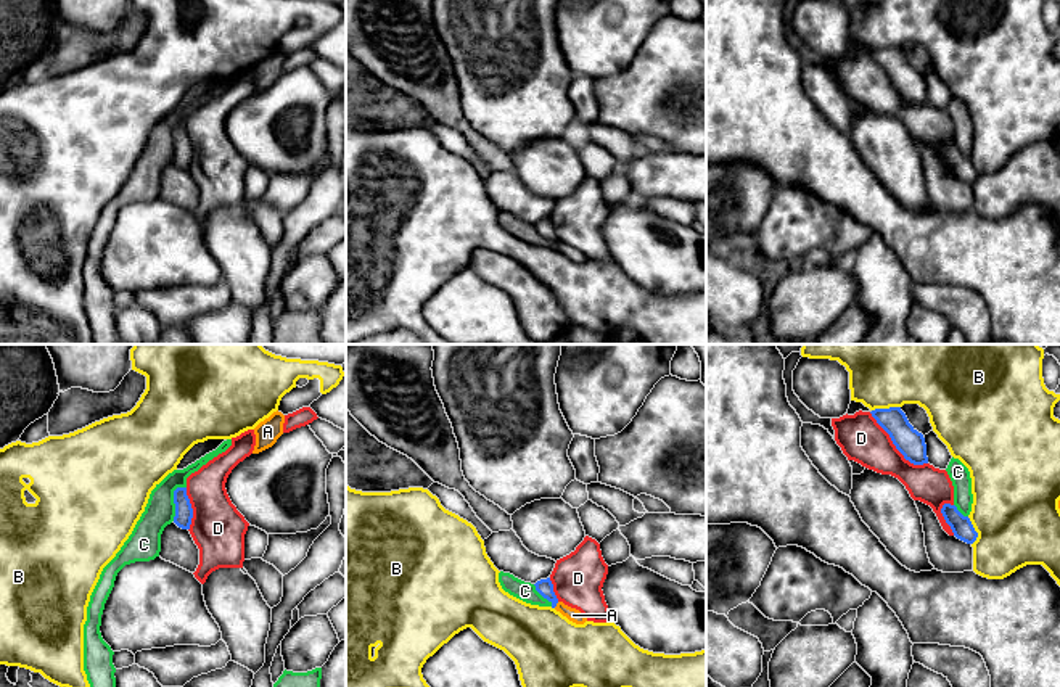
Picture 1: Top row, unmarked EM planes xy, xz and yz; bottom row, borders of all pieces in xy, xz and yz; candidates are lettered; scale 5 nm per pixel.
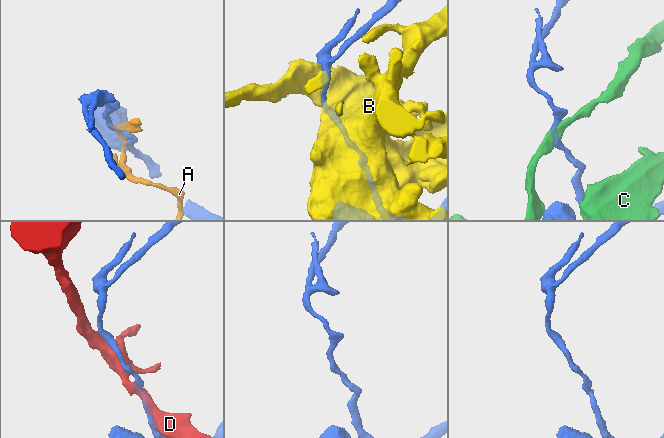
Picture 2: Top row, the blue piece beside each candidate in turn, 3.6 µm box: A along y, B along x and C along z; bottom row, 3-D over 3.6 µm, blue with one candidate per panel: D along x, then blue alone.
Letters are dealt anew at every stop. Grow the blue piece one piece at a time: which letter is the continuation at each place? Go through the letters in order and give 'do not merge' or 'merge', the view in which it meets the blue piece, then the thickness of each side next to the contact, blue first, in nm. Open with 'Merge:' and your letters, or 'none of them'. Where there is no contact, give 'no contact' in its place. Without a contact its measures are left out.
Merge: C
A: do not merge | xz | 80/70 nm
B: do not merge | yz | 140/440 nm
C: merge | xy | 90/160 nm
D: do not merge | yz | 140/220 nm

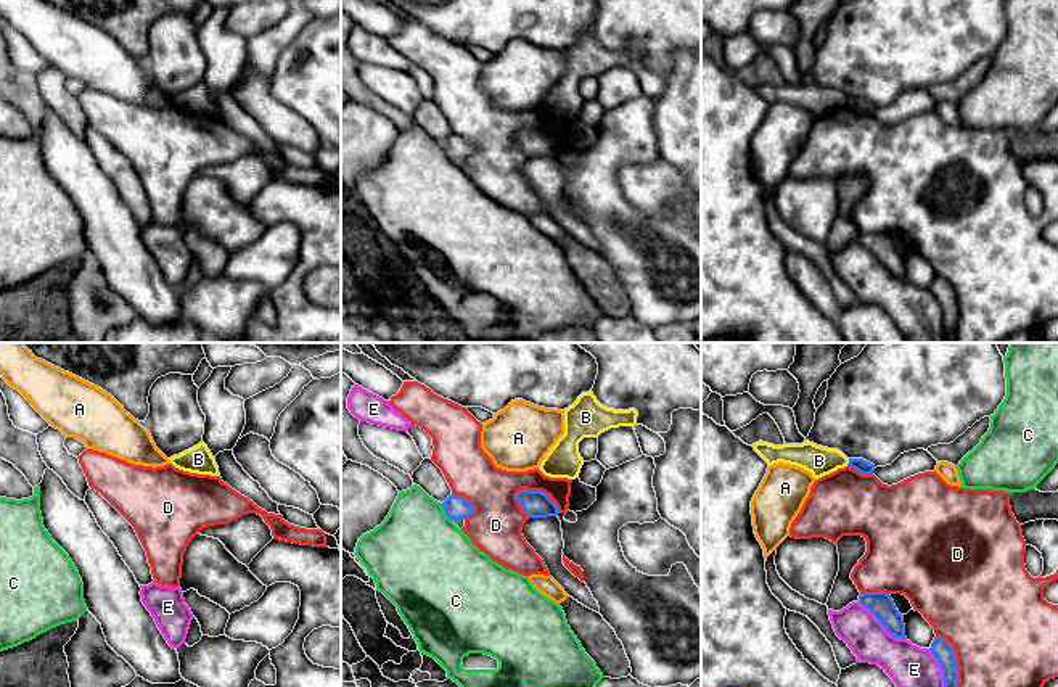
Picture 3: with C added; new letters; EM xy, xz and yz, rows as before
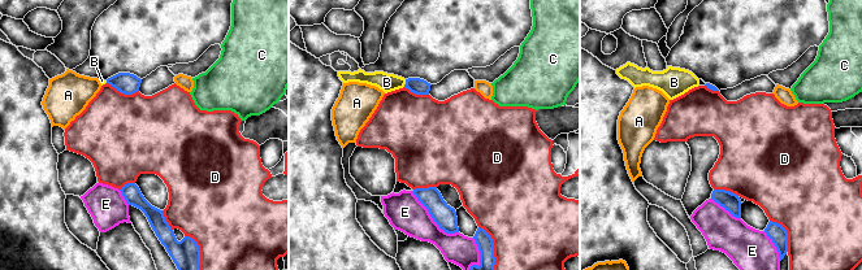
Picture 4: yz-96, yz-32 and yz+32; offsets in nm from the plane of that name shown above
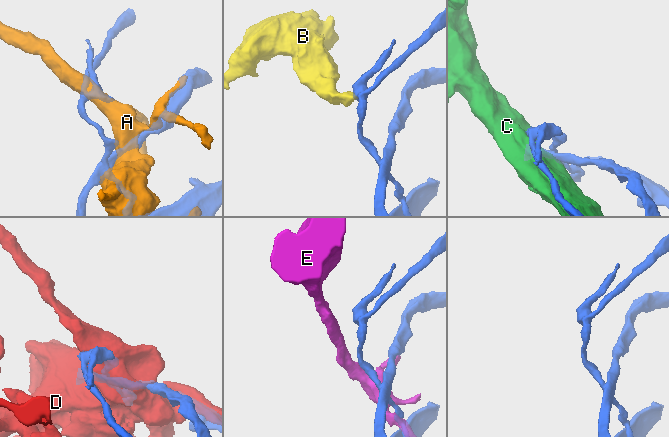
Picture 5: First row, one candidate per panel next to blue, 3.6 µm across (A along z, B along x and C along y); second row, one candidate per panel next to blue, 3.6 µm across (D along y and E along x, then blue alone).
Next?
Merge: none of them
A: do not merge | xy | 20/280 nm
B: do not merge | yz | 70/150 nm
C: do not merge | xz | 120/480 nm
D: do not merge | xz | 140/260 nm
E: do not merge | yz | 120/220 nm

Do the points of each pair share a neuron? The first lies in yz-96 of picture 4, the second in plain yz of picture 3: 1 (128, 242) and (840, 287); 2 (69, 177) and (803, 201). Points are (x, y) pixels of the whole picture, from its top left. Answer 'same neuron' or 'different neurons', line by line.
1: different neurons
2: same neuron

